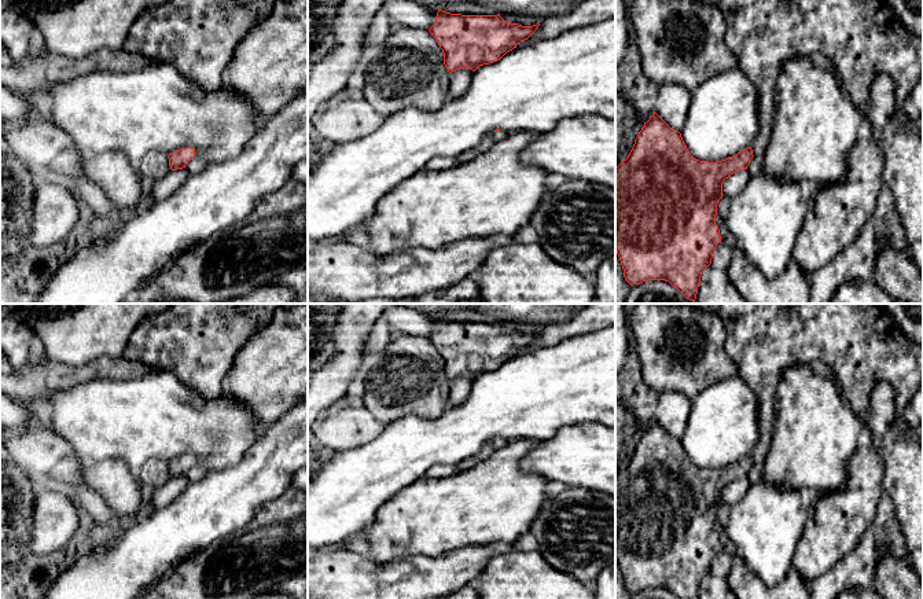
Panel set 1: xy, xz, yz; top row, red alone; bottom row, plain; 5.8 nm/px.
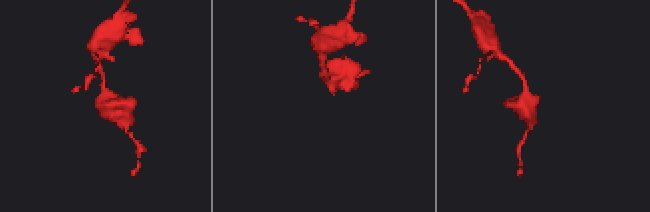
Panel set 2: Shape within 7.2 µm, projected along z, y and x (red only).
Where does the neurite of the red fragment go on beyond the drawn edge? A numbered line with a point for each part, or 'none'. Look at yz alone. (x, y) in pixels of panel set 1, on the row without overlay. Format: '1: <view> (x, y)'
1: yz (861, 344)

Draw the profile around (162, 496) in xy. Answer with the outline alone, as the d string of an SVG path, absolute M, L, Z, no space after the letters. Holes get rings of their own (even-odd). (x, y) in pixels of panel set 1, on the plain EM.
M185 475L169 479L163 486L154 489L152 506L163 508L174 501L187 488L188 479Z

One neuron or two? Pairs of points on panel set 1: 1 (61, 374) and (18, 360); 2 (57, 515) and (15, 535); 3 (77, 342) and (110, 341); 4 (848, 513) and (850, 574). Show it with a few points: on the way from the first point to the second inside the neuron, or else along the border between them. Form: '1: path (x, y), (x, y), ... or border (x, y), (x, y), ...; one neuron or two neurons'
1: border (25, 362), (14, 368); two neurons
2: border (35, 495), (30, 552); two neurons
3: path (85, 341), (102, 341); one neuron
4: border (870, 528), (857, 544), (824, 573); two neurons

